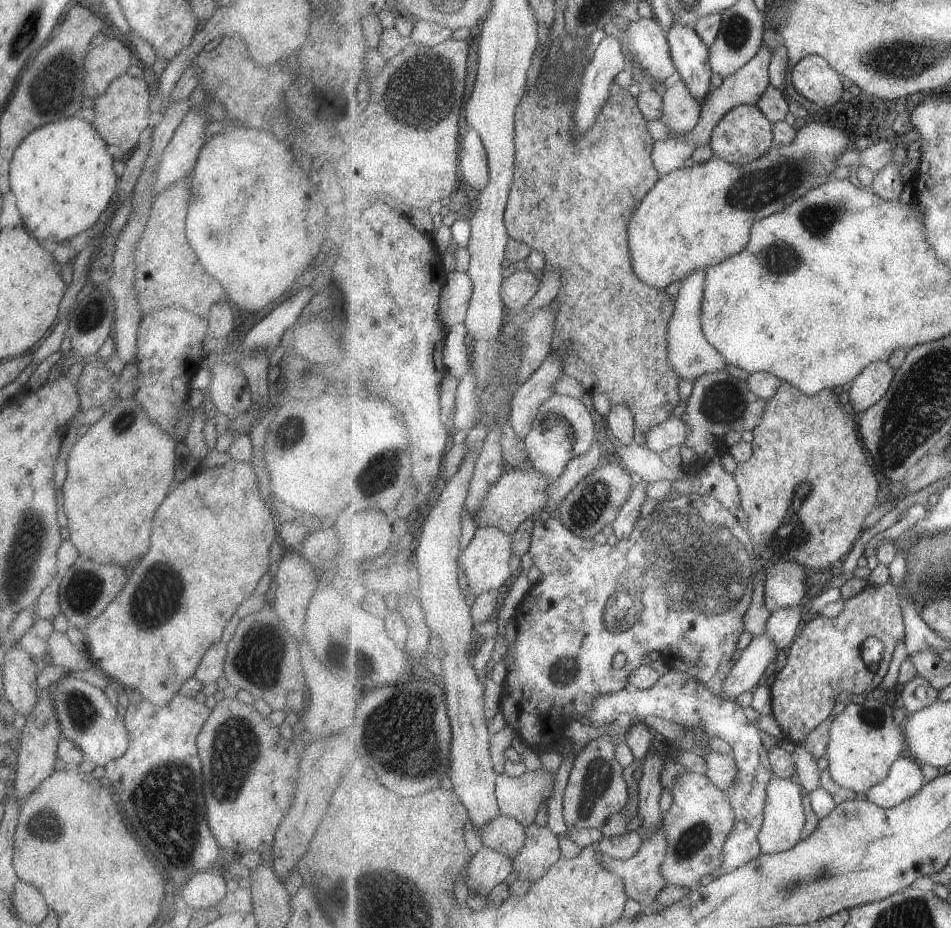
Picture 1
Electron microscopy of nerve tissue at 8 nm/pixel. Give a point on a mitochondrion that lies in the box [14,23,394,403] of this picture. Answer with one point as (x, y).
(50, 87)

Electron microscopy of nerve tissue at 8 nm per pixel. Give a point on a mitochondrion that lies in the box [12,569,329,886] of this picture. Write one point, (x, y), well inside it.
(179, 795)

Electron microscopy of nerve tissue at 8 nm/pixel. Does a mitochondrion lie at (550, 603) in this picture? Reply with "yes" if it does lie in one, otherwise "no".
no

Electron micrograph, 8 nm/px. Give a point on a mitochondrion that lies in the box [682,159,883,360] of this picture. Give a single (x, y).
(818, 220)

